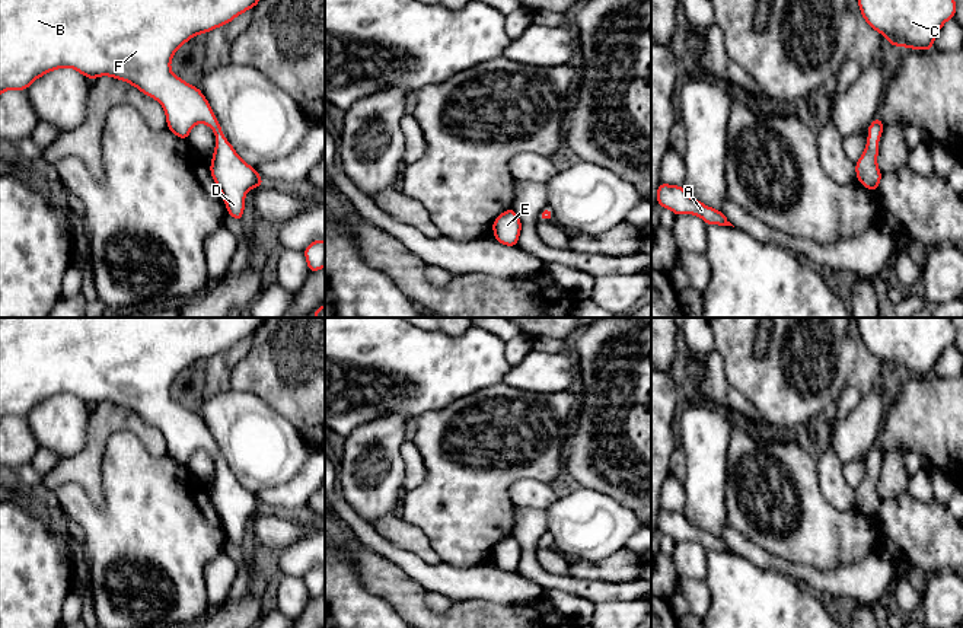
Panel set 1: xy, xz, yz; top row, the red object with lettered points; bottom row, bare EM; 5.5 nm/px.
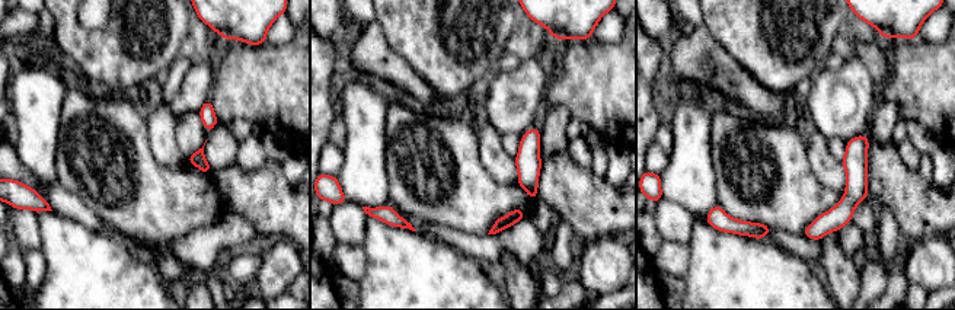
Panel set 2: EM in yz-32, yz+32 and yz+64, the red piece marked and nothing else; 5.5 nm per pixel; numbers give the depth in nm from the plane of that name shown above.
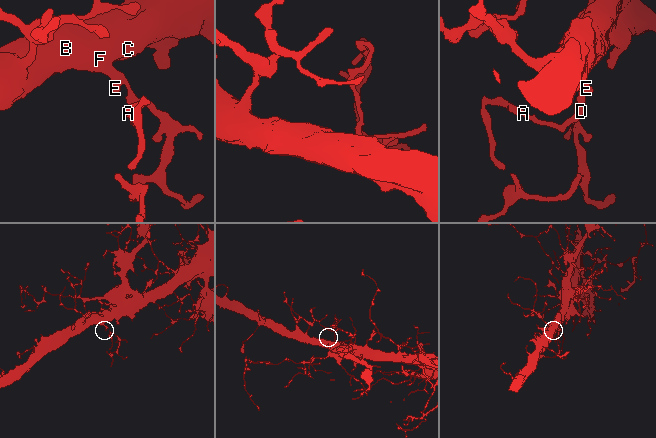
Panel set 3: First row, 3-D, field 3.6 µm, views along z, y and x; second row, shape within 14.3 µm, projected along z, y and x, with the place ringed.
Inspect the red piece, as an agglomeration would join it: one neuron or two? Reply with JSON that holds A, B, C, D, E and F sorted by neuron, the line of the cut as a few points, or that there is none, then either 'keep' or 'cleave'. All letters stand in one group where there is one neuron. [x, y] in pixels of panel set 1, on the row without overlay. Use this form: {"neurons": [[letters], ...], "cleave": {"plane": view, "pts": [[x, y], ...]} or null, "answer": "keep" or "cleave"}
{"neurons": [["A", "B", "C", "D", "E", "F"]], "cleave": null, "answer": "keep"}

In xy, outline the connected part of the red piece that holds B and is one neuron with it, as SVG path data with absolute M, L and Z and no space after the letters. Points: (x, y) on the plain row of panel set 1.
M0 318L0 421L6 417L26 417L41 402L70 393L93 407L111 402L124 407L144 421L159 427L166 439L168 456L188 466L194 452L207 450L216 460L216 475L210 491L211 503L220 516L227 539L242 546L245 522L265 511L252 492L243 488L224 465L223 456L195 412L188 411L170 396L175 377L198 360L230 350L237 341L255 334L267 318Z

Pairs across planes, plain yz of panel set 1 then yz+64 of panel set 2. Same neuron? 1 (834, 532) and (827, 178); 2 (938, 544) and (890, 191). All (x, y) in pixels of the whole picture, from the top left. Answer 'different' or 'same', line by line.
1: different
2: same

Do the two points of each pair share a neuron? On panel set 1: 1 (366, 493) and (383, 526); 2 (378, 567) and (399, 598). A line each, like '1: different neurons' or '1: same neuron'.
1: different neurons
2: same neuron

